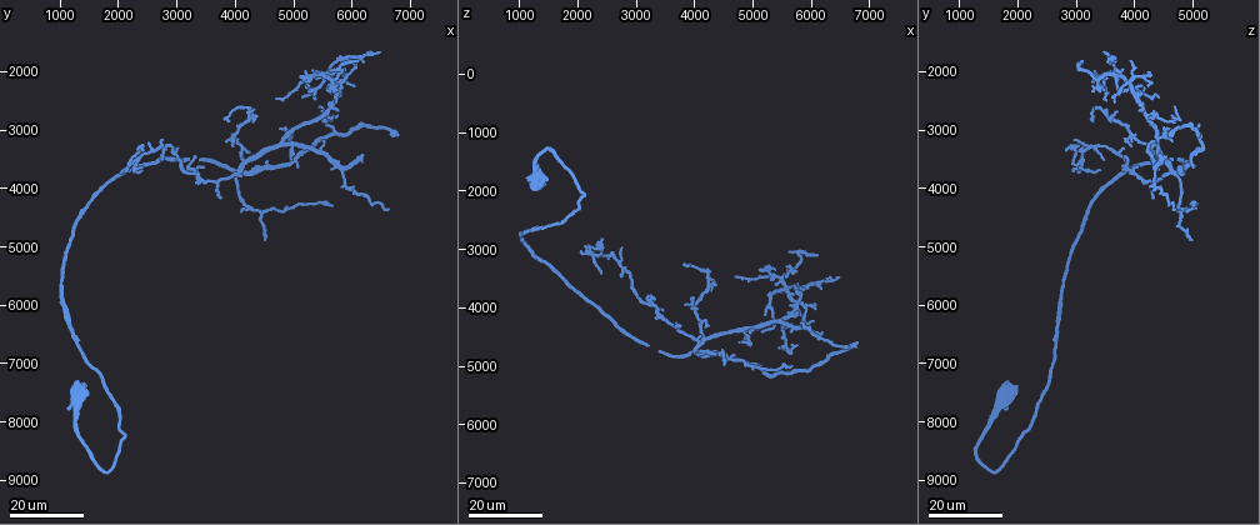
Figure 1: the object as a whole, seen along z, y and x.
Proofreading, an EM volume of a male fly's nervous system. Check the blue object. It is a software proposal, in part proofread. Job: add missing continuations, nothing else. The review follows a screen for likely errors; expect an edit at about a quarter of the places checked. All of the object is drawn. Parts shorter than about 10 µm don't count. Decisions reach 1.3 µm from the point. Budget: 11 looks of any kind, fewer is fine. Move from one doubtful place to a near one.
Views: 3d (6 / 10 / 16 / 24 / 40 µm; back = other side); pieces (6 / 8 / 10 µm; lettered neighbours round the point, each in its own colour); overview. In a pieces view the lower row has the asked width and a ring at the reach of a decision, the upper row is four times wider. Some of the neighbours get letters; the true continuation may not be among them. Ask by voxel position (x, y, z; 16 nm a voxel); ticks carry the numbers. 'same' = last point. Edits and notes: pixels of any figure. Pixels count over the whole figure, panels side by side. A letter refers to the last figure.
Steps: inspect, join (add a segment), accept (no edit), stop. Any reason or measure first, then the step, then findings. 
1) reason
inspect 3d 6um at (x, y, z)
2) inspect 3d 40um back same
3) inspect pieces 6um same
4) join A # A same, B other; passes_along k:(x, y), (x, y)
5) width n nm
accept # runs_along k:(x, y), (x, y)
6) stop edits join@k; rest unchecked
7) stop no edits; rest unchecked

free end
inspect 3d 16um at (5150, 2100, 3350)

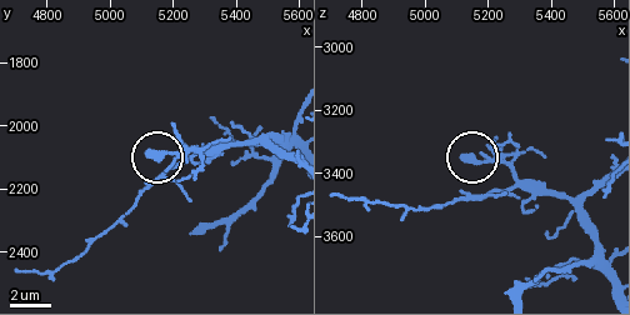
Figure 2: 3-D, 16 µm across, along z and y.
inspect pieces 10um at (5130, 2090, 3360)

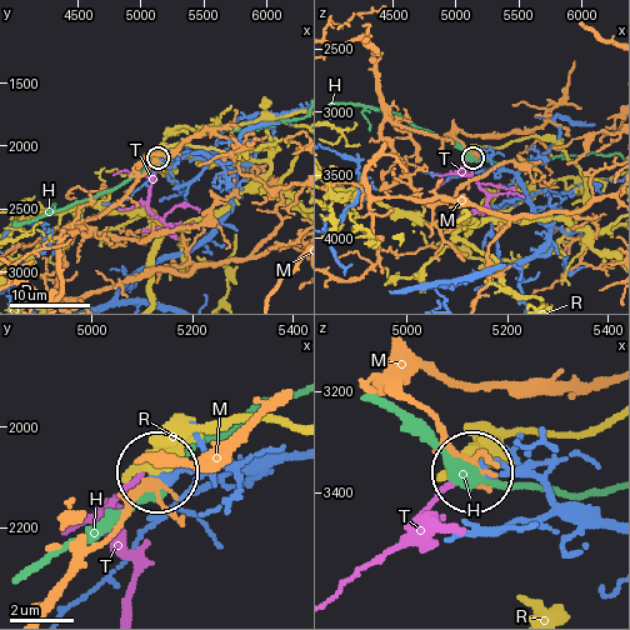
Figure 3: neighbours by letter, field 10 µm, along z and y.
accept # H other, M other, R other, T other; runs_along 3:(608, 529), (576, 521), (528, 475), (474, 473); no lettered segment goes on from it

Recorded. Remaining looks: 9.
free end
inspect 3d 16um at (6150, 3400, 4400)

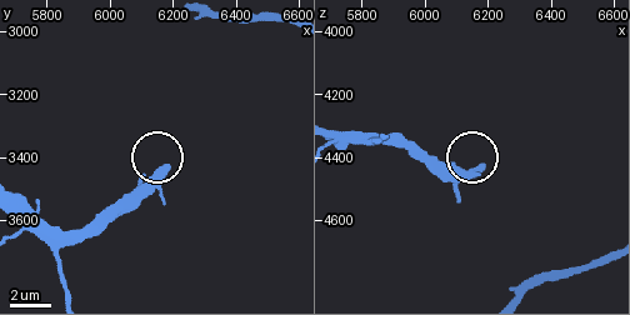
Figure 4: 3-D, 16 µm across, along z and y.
inspect pieces 10um at (6180, 3430, 4420)

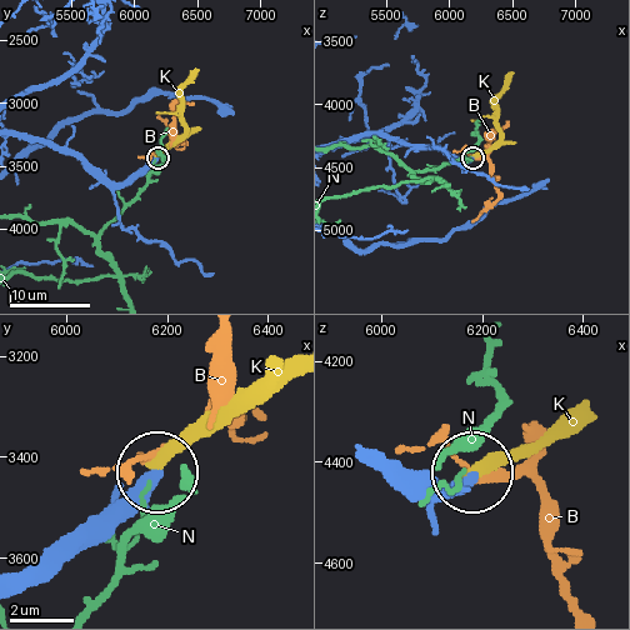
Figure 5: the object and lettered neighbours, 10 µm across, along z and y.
join K # B other, K same, N other; passes_along 5:(136, 176), (183, 134), (181, 90), (198, 69); the neuron continues

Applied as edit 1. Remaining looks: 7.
thin end
inspect 3d 16um at (6050, 1850, 3150)

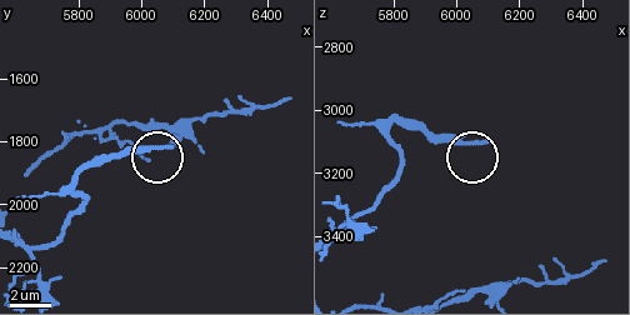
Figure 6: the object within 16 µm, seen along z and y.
inspect pieces 8um at (6090, 1820, 3110)

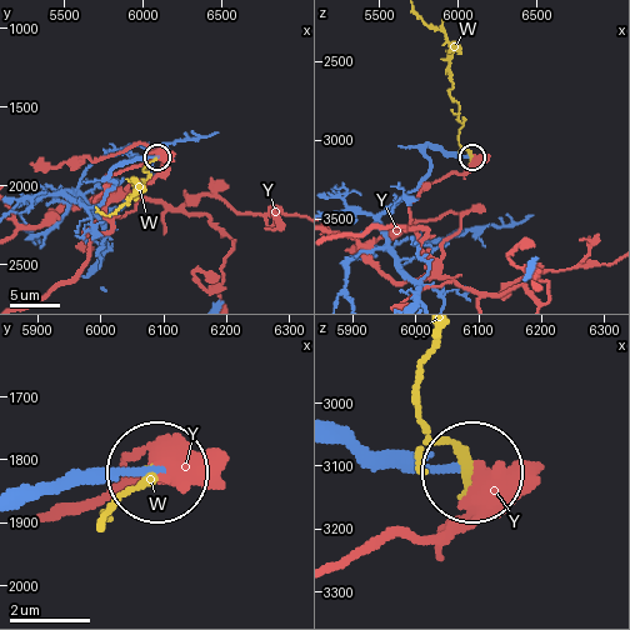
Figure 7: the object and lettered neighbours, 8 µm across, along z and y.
width 160 nm
accept # W other, Y other; runs_along 7:(340, 436), (468, 469); none of them fits

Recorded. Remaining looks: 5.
free end
inspect 3d 24um at (5700, 2700, 4050)

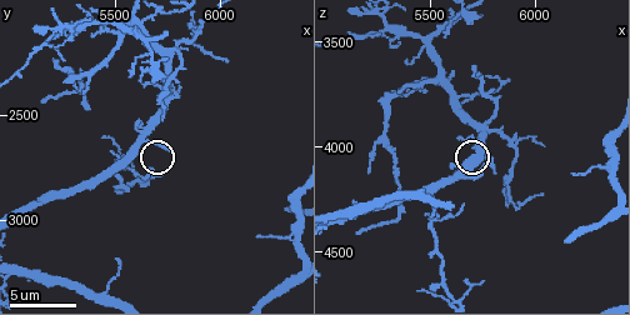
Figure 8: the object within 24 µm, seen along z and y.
inspect pieces 10um at (5740, 2670, 4080)

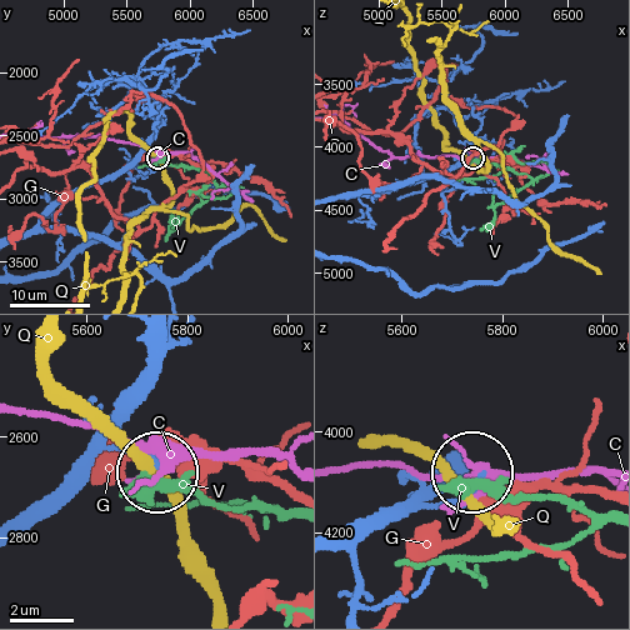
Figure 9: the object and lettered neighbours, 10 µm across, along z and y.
accept # C other, G other, Q other, V other; no lettered segment goes on from it

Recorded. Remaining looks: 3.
an open end
inspect 3d 24um at (6800, 3100, 4600)

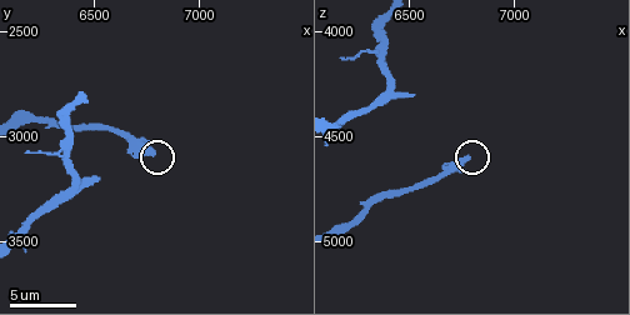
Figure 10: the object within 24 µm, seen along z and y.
inspect pieces 8um at (6770, 3070, 4590)

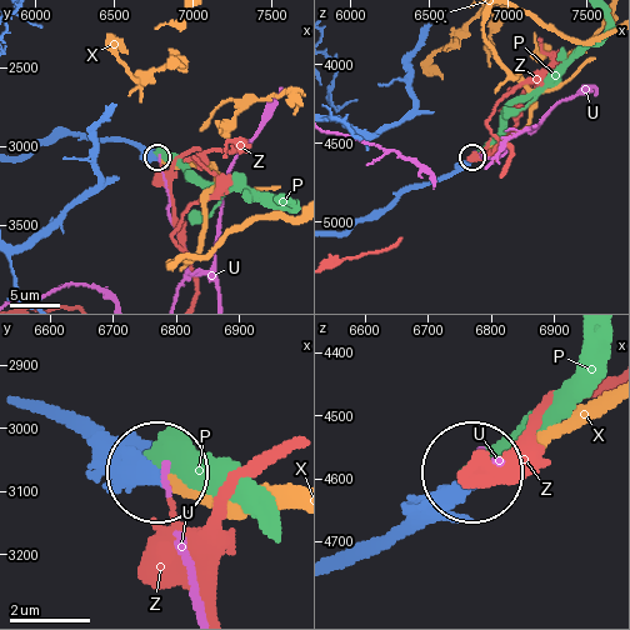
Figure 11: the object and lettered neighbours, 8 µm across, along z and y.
join X # P other, U other, X same, Z other; passes_along 11:(134, 143), (161, 159), (214, 166), (199, 249); the neuron continues

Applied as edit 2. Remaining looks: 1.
stop edits join@5, join@11; rest unchecked

